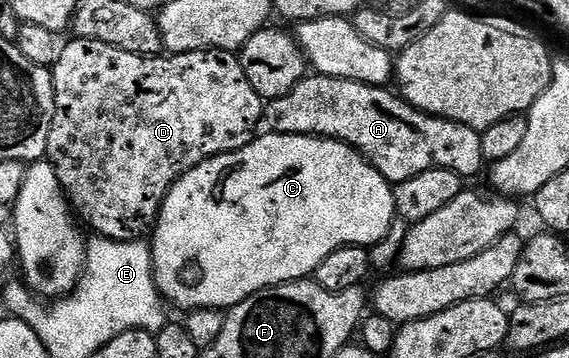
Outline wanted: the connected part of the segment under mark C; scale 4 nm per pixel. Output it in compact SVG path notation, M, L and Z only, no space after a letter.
M264 132L256 136L248 145L232 153L222 153L202 161L193 167L184 177L180 177L163 201L159 216L153 226L150 238L151 265L155 268L155 285L158 287L164 302L176 305L182 311L193 309L217 309L229 311L240 305L255 293L263 289L272 289L274 285L284 285L290 281L301 281L310 278L315 268L333 251L346 245L370 247L376 245L387 234L391 226L396 224L395 190L392 182L386 181L378 171L368 163L351 145L343 141L330 141L328 137L306 137L305 135L281 135Z

